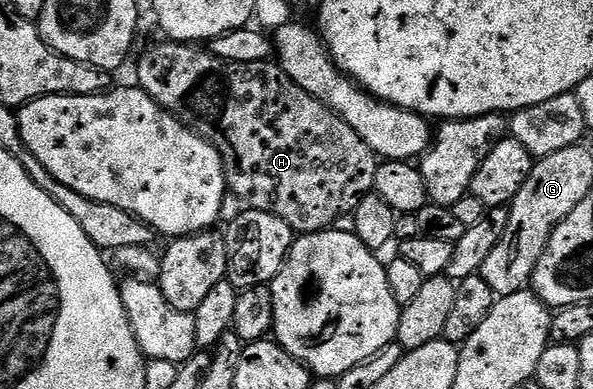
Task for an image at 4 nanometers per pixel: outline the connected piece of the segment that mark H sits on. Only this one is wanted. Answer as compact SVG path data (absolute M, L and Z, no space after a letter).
M171 40L163 41L158 43L157 46L150 47L141 56L140 63L136 66L137 80L135 79L135 81L138 83L139 89L146 91L163 110L167 110L168 113L180 119L185 126L207 140L218 151L221 160L224 162L224 177L227 189L231 193L233 190L244 201L243 205L247 209L270 212L274 216L286 220L286 224L290 224L290 228L297 235L317 234L320 230L335 227L339 218L351 215L356 211L363 198L367 194L373 193L376 185L376 167L378 165L376 153L368 147L366 140L362 140L362 136L358 136L358 132L354 132L354 128L350 128L350 124L346 124L344 118L334 113L325 102L320 102L314 96L310 96L310 92L298 88L298 84L294 84L294 80L288 78L279 65L267 61L254 62L251 66L243 66L237 62L224 62L221 58L215 58L207 49L197 48L192 44Z

